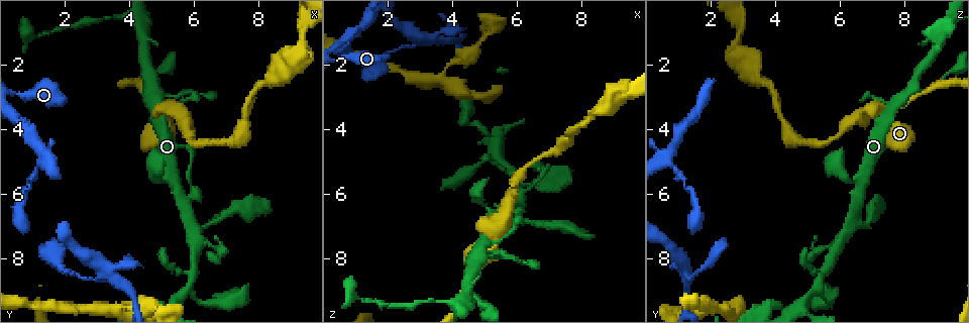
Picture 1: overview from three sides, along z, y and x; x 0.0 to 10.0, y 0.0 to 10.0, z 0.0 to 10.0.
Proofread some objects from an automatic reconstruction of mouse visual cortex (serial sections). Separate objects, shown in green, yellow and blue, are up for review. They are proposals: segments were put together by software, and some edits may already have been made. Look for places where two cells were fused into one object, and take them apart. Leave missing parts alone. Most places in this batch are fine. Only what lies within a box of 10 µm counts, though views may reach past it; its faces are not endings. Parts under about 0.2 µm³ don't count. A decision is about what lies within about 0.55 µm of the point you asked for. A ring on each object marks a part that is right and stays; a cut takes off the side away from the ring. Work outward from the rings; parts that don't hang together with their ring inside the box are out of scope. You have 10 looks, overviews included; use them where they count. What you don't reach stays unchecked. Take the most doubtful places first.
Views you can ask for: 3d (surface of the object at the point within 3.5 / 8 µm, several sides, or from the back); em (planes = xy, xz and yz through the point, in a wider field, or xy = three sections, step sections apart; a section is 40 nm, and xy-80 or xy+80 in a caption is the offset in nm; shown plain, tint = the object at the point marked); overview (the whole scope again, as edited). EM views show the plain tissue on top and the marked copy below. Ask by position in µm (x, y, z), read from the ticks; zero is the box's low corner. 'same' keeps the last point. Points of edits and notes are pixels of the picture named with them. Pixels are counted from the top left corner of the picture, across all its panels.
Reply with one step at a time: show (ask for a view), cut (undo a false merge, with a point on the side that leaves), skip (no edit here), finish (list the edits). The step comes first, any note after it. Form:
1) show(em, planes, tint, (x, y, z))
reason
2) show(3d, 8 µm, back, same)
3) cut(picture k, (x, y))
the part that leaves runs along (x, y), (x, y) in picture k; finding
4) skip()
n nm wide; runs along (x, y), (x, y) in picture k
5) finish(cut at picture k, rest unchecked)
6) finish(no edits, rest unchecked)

show(3d, 8 µm, (4.70, 2.65, 8.20))
three-way junction

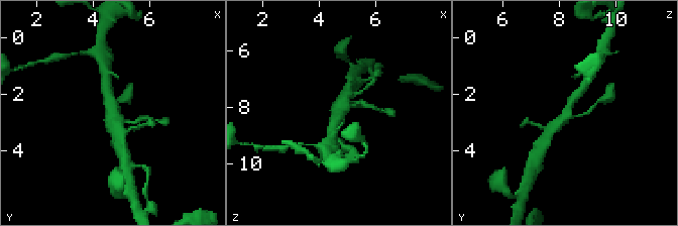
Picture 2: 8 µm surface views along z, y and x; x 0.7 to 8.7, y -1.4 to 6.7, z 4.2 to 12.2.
show(em, xy, step 1, tint, same)
need the tissue

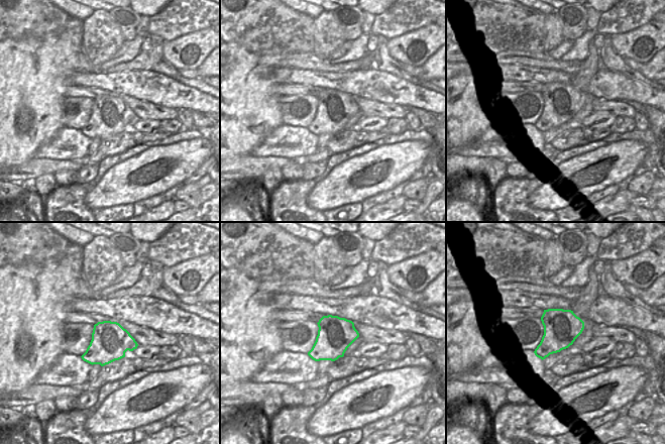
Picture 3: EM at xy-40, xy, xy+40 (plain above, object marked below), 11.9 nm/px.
skip()
420 nm wide; runs along (547, 134), (561, 120), (581, 90) in picture 2; one cell here

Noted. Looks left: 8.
show(3d, 3.5 µm, (5.90, 8.70, 5.35))
three arms meet

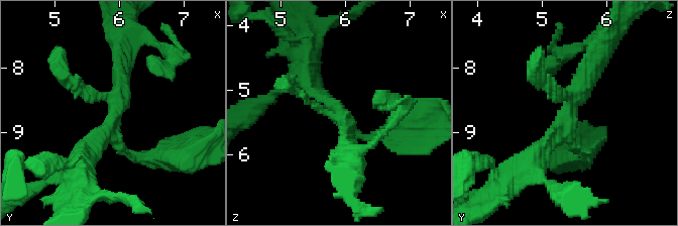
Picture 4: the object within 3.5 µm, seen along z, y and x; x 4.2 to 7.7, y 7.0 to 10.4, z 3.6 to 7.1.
skip()
runs along (597, 58), (549, 147), (533, 162) in picture 4; all the same cell

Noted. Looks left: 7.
show(3d, 3.5 µm, (1.30, 4.80, 0.80))
calibre changes

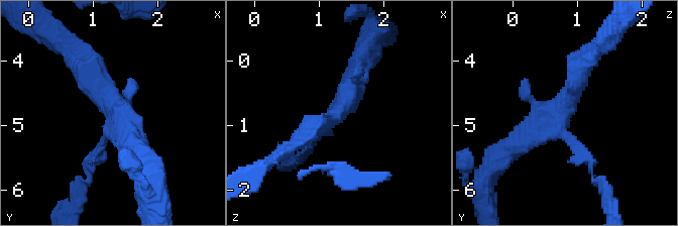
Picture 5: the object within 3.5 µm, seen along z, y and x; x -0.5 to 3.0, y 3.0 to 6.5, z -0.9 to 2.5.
show(em, planes, tint, (1.30, 4.75, 0.80))
shape alone is not enough

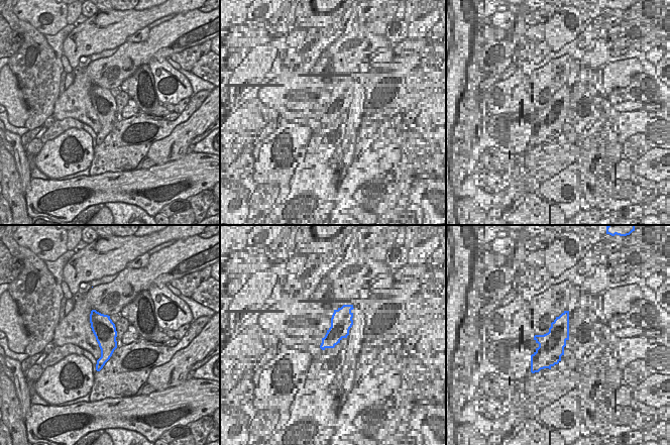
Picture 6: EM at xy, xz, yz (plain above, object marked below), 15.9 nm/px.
skip()
runs along (77, 59), (114, 105), (92, 160) in picture 5; all the same cell

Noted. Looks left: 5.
show(3d, 3.5 µm, (9.25, 1.45, 2.80))
sharp bend

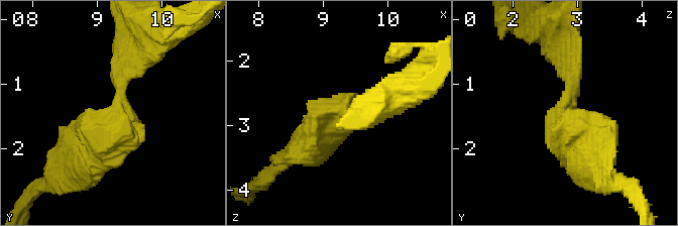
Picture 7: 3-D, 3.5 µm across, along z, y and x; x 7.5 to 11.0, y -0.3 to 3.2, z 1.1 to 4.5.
show(em, xy, step 5, tint, (9.30, 1.55, 2.75))
arms of 200, 500 nm; need the tissue

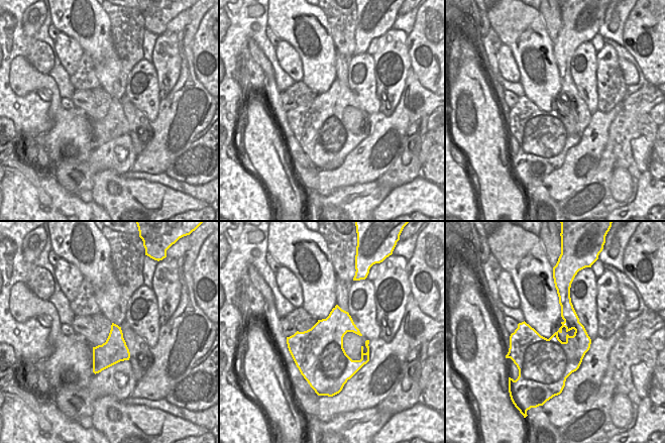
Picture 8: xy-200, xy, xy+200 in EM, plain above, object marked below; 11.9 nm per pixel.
skip()
runs along (81, 156), (109, 138), (136, 58) in picture 7; all the same cell

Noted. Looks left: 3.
finish(no edits, rest unchecked)

